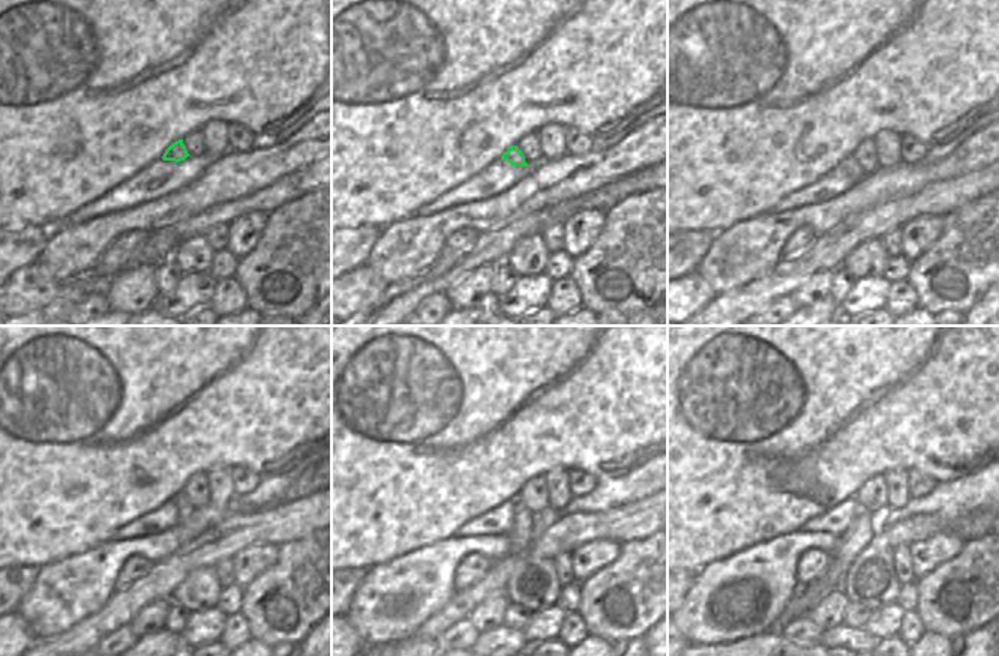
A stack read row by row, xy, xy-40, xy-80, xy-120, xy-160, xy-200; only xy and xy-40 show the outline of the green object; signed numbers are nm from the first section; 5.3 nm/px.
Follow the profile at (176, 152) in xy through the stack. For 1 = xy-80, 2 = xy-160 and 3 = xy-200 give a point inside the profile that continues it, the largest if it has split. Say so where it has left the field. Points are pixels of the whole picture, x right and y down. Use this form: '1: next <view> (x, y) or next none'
1: next xy-80 (849, 164)
2: next xy-160 (521, 535)
3: next xy-200 (860, 533)

